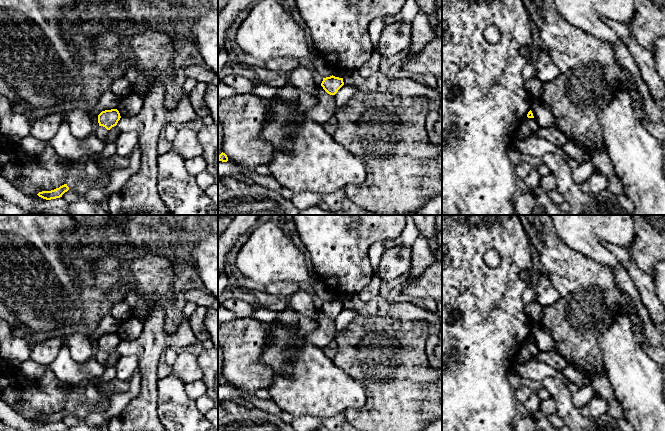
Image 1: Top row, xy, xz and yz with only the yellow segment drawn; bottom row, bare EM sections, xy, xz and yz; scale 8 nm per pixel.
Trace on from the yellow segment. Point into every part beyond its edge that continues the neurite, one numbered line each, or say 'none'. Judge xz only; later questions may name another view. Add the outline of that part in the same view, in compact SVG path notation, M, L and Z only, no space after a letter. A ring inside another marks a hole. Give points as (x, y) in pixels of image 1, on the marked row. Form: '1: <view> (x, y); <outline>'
none

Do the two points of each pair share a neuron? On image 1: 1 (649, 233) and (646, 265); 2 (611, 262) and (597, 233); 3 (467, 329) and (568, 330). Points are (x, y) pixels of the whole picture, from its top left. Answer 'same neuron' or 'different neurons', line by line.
1: same neuron
2: same neuron
3: different neurons

